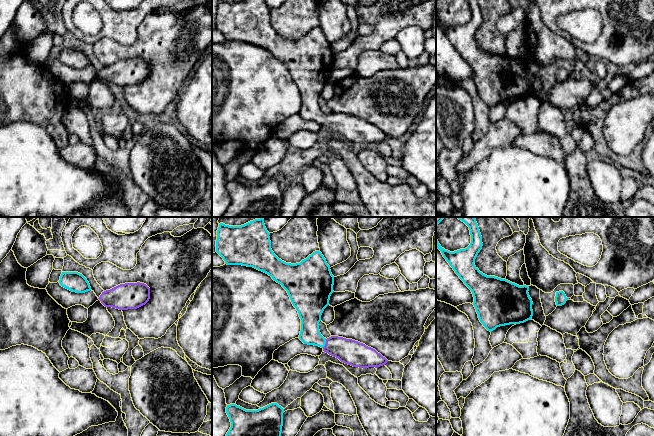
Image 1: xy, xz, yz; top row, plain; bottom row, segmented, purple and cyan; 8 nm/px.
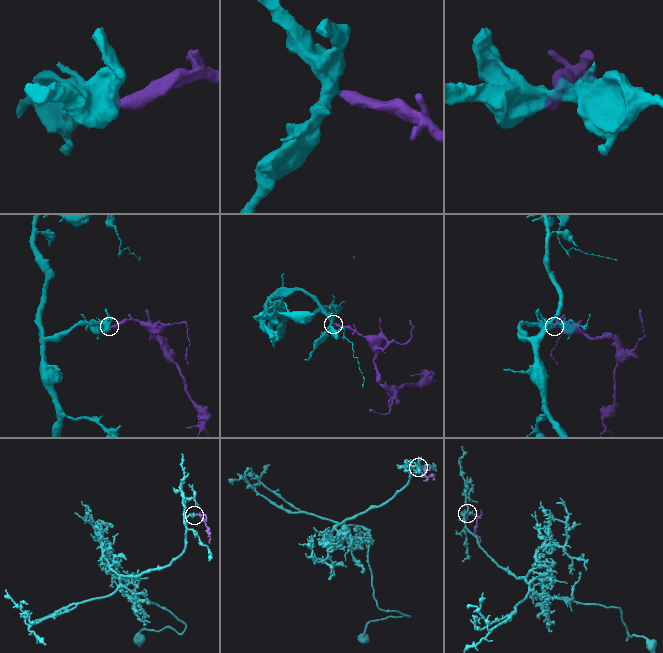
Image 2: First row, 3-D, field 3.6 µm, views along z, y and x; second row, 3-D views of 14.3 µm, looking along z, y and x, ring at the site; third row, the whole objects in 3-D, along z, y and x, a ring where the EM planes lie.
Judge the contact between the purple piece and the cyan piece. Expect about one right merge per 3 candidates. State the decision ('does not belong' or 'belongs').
belongs

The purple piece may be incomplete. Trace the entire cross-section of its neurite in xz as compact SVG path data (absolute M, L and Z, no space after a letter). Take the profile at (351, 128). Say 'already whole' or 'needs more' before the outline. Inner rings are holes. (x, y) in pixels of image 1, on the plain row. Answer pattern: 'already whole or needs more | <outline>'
needs more | M219 0L216 28L225 40L253 43L282 61L301 95L299 115L304 120L319 122L353 143L365 145L385 141L388 136L363 119L338 112L326 115L321 111L321 91L334 68L330 42L320 27L313 28L300 39L282 37L272 27L269 11L265 0Z

